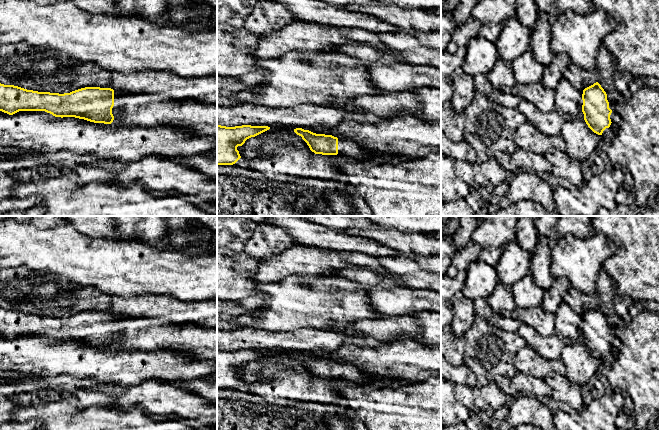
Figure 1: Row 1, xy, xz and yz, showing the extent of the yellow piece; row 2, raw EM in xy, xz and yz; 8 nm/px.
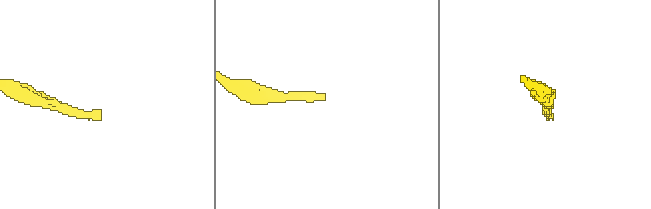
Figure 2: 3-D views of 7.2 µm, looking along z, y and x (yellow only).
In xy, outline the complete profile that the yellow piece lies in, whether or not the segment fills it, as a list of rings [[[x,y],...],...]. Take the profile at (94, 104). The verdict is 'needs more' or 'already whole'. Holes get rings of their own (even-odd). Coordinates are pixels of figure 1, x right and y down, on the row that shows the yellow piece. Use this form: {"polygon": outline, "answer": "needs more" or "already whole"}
{"polygon": [[[0,83],[0,111],[9,115],[19,111],[45,111],[55,117],[75,117],[94,123],[113,123],[115,126],[166,126],[195,131],[204,137],[217,135],[217,105],[194,100],[178,100],[171,96],[114,91],[111,88],[85,87],[59,94],[27,90]]], "answer": "needs more"}

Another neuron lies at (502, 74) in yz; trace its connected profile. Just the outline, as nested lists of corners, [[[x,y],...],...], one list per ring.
[[[499,58],[494,68],[487,74],[487,78],[496,89],[514,86],[516,81],[512,62]]]

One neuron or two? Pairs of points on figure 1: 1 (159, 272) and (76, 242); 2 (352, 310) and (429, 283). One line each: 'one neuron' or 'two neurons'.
1: one neuron
2: two neurons

